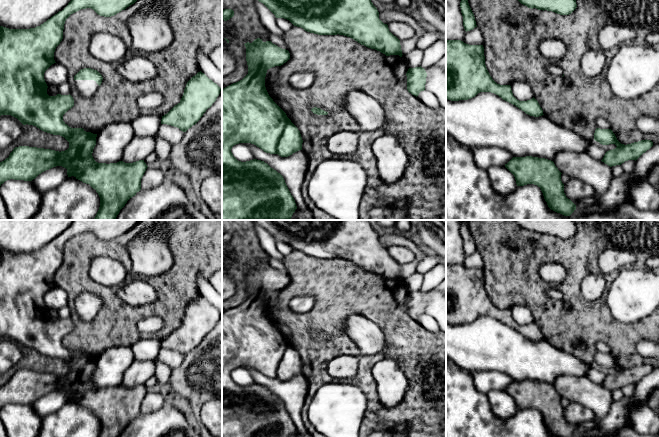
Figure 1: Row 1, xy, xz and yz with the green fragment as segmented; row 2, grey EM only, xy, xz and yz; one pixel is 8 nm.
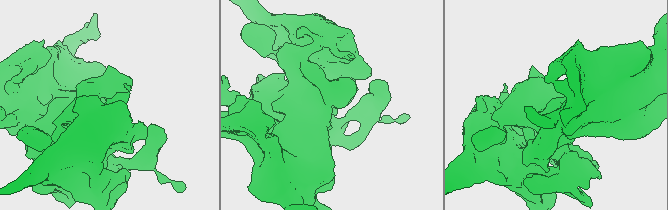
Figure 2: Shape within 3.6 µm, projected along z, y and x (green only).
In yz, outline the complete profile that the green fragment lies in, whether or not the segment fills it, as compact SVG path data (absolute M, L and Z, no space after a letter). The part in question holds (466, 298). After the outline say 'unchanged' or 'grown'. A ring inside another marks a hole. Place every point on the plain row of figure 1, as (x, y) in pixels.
M446 264L446 323L468 324L480 316L491 316L534 341L544 339L538 325L517 324L510 309L497 308L486 289L483 269L469 269L461 264Z; unchanged

